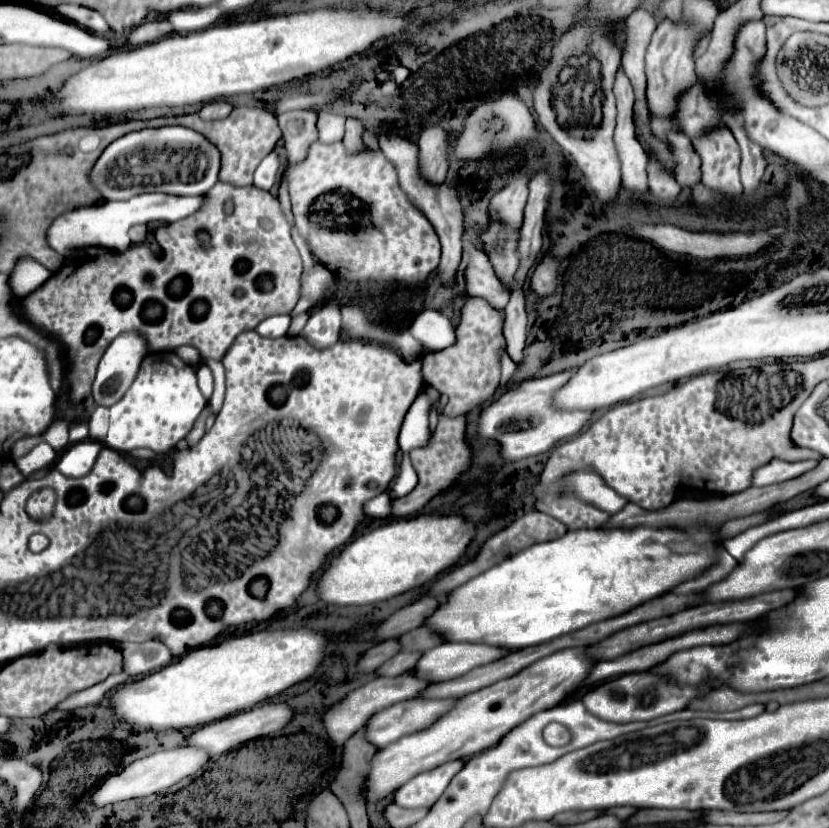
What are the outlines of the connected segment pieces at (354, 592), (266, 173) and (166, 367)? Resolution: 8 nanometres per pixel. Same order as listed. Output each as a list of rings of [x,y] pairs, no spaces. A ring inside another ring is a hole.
[[[419,515],[411,519],[395,519],[367,531],[341,549],[341,553],[323,571],[319,581],[319,597],[335,605],[367,605],[391,599],[409,589],[433,581],[441,571],[453,567],[469,543],[475,539],[477,527],[461,515]]]
[[[271,151],[257,167],[254,173],[254,185],[260,189],[267,189],[269,191],[275,185],[275,181],[277,181],[279,167],[281,167],[279,155],[277,155],[277,151]]]
[[[151,353],[143,361],[141,371],[125,397],[111,407],[105,443],[107,447],[121,453],[141,447],[155,453],[167,453],[187,437],[205,403],[207,401],[197,387],[195,367],[181,361],[175,353]]]

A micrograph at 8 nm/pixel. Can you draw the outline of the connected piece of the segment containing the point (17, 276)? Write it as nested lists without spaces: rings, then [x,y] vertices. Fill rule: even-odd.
[[[21,259],[13,269],[13,295],[27,297],[51,277],[51,271],[39,267],[33,259]]]

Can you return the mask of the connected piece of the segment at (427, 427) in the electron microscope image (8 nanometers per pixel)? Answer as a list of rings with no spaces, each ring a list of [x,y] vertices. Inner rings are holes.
[[[427,391],[419,393],[419,397],[413,401],[409,407],[401,433],[399,433],[399,445],[401,453],[411,453],[413,449],[421,449],[429,443],[431,439],[431,421],[429,421],[429,411],[431,411],[431,399]]]

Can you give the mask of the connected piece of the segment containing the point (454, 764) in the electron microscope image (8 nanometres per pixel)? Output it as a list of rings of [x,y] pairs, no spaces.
[[[449,761],[441,767],[419,773],[409,783],[405,783],[403,787],[397,789],[395,803],[405,809],[431,807],[441,797],[441,793],[445,791],[445,787],[453,779],[453,775],[457,771],[461,771],[461,767],[463,767],[463,761]]]

